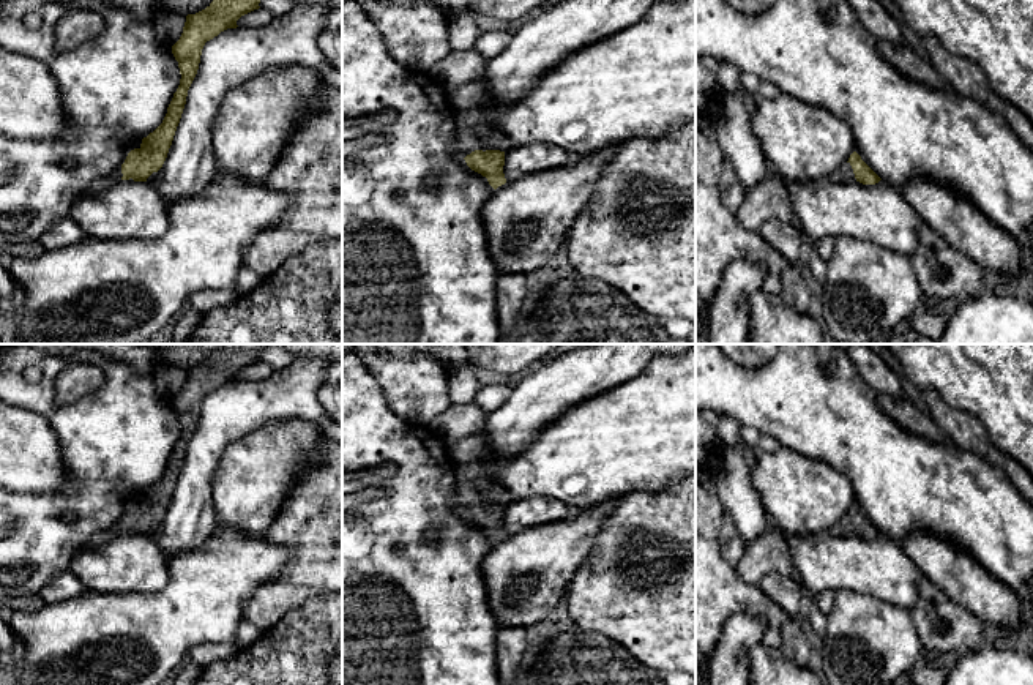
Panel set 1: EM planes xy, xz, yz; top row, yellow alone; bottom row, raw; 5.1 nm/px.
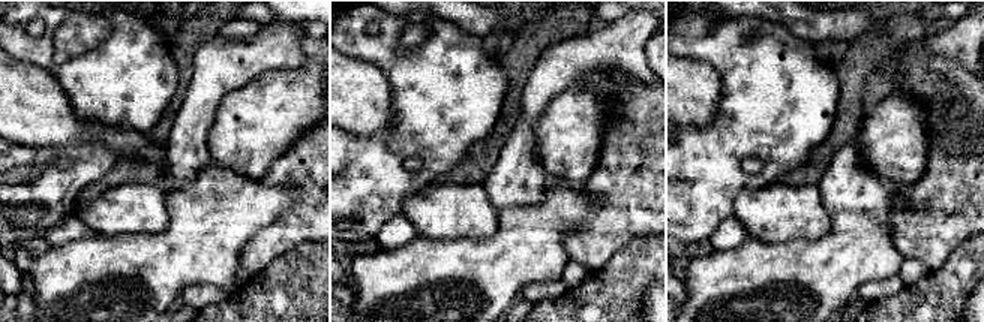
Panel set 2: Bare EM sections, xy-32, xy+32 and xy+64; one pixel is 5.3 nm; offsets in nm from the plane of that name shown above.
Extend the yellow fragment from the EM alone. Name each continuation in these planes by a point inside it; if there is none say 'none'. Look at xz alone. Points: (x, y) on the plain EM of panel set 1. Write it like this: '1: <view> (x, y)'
1: xz (470, 486)

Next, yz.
1: yz (846, 526)

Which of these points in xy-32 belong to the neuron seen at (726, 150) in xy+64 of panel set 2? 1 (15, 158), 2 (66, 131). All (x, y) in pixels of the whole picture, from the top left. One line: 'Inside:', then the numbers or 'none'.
Inside: 1

